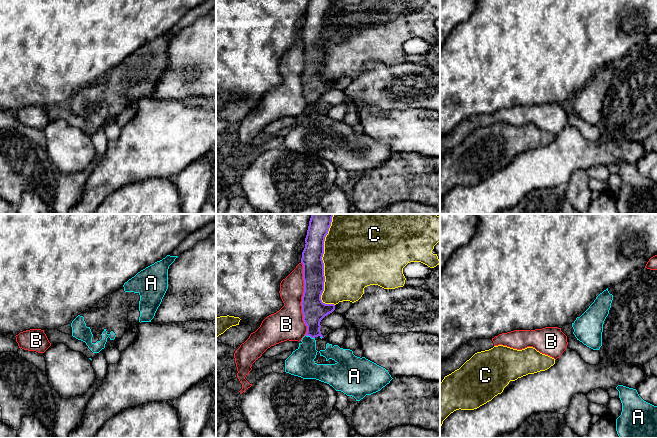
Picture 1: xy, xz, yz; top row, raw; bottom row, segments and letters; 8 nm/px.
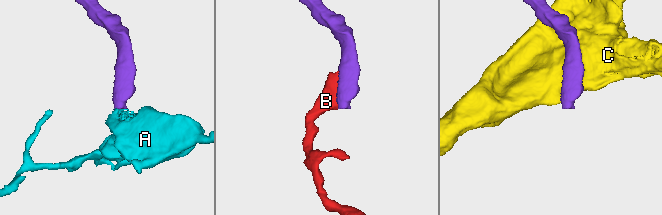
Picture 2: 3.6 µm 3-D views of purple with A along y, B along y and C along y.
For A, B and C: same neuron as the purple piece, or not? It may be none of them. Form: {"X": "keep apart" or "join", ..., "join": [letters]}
{"A": "join", "B": "keep apart", "C": "keep apart", "join": ["A"]}

